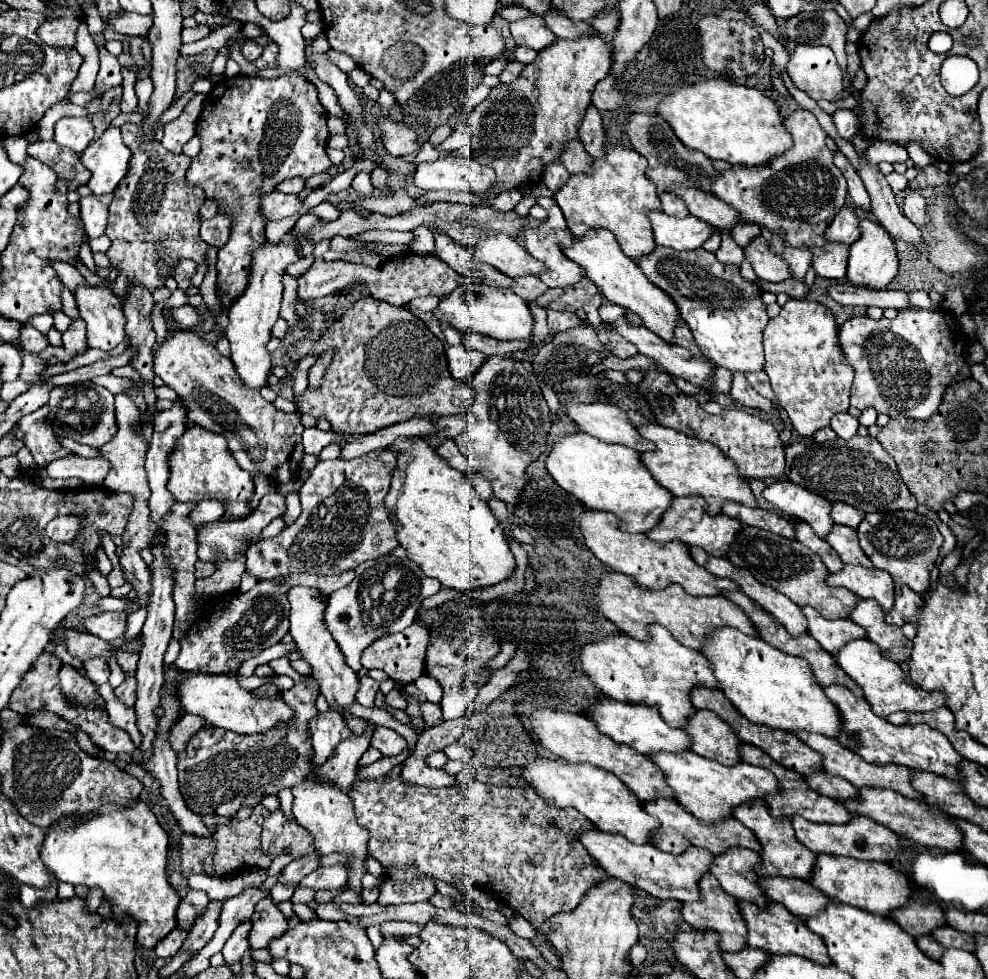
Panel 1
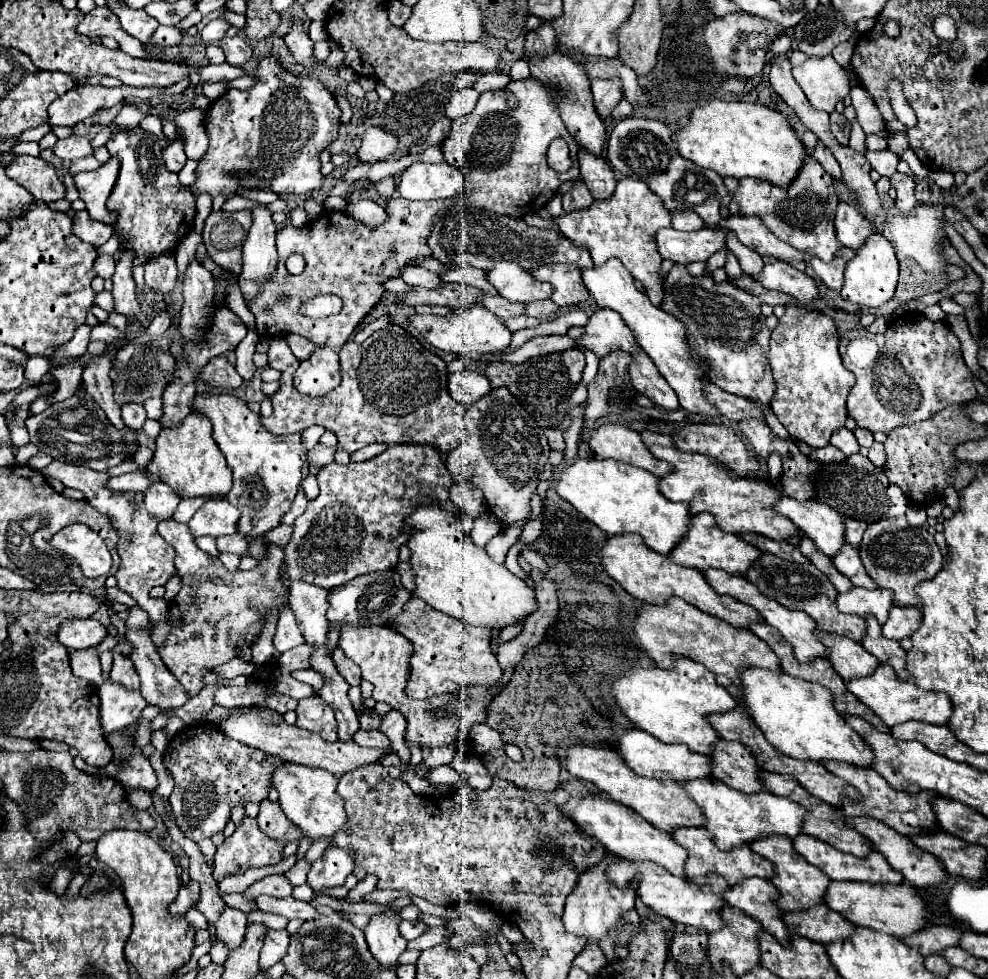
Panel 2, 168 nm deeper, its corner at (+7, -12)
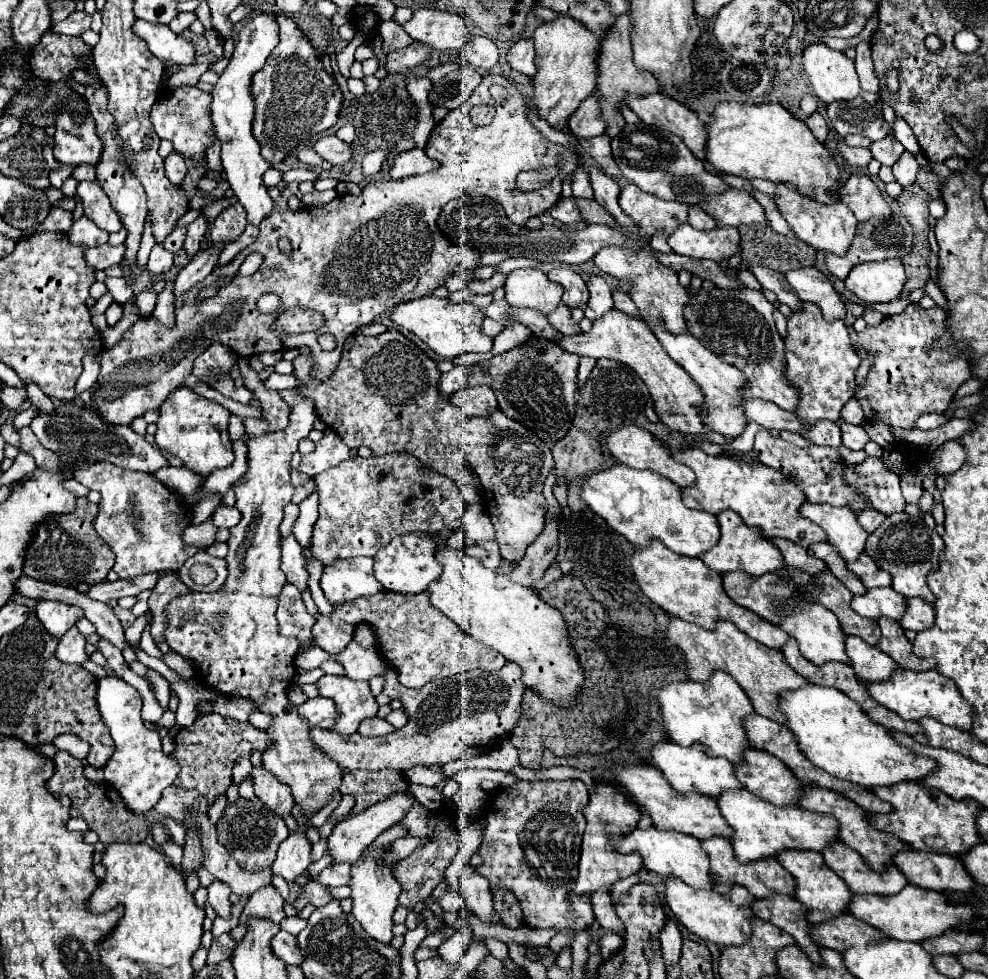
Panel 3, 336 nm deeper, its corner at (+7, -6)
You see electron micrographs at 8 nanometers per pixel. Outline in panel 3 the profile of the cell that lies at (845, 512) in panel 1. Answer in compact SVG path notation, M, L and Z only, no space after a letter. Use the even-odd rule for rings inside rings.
M866 509L864 513L858 513L858 521L860 521L860 525L862 525L868 533L876 531L876 529L884 523L884 519L886 519L886 515L880 513L880 511L876 511L876 509Z

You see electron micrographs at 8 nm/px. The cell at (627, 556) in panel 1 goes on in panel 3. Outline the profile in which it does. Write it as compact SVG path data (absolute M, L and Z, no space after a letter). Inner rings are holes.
M652 541L650 547L634 551L630 563L634 569L634 579L640 585L642 593L646 597L650 597L652 603L660 605L666 613L676 615L682 621L696 623L710 631L714 629L714 625L718 621L732 621L742 633L746 633L748 637L756 639L758 643L762 643L770 649L776 649L776 651L780 651L786 645L786 641L790 639L780 627L776 627L776 625L764 621L762 617L758 617L756 613L736 605L722 589L722 575L712 571L710 567L706 567L702 563L702 559L676 555L664 543Z

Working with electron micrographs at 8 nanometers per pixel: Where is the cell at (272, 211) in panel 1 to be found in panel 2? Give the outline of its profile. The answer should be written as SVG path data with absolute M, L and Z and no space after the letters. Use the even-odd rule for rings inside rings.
M212 211L206 219L202 241L208 255L220 267L232 267L236 275L240 273L240 255L246 241L248 229L252 225L252 211Z

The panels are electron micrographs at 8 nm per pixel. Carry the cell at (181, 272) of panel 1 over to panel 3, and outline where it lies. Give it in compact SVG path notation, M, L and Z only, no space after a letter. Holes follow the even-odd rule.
M154 245L150 259L148 259L148 265L146 265L148 273L160 275L160 273L166 273L170 267L172 267L172 253L166 251L162 245Z

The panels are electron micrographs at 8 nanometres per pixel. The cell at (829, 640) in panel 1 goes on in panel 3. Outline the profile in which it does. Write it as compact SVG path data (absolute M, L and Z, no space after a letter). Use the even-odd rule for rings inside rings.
M846 637L846 653L852 661L856 677L864 683L880 683L888 681L892 673L898 669L896 661L882 653L878 647L866 645L860 637Z

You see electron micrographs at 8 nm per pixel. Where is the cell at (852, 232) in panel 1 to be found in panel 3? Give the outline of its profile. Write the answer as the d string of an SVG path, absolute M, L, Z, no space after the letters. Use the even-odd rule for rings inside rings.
M852 173L852 177L840 189L842 203L850 207L858 221L866 221L870 217L886 219L890 215L890 205L880 195L880 189L864 173Z

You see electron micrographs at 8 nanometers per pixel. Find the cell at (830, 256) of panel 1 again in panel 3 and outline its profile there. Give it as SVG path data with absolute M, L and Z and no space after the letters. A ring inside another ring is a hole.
M890 215L888 219L872 217L872 219L864 221L864 223L858 223L854 241L852 241L852 245L850 245L850 249L848 249L848 253L844 257L826 255L826 267L838 279L846 279L846 275L850 273L850 269L856 267L858 263L884 261L884 259L894 259L894 257L904 259L906 255L912 253L912 243L914 243L914 229L906 221L906 217L902 217L902 215Z

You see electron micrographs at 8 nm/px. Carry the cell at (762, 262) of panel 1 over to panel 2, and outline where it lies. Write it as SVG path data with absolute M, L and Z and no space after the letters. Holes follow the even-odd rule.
M772 261L762 267L756 281L764 289L776 289L780 293L792 295L800 299L800 303L810 303L810 299L818 297L816 283L802 271L794 269L784 261Z

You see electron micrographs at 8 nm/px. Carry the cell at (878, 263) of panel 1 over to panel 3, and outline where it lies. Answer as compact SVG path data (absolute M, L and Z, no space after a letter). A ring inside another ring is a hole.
M900 259L860 263L846 277L846 287L866 303L896 301L904 289L906 273Z

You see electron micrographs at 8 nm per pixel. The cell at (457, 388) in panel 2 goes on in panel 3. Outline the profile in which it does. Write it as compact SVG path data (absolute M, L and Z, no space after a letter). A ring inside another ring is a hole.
M486 385L468 387L468 389L458 391L452 397L452 403L456 407L460 407L464 411L464 415L468 415L468 417L486 417L494 409L498 409L498 401L496 401L492 389L488 389Z

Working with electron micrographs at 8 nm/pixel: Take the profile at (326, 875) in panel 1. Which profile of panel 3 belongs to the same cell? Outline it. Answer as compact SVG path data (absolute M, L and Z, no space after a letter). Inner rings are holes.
M404 791L404 793L392 793L390 797L386 797L384 801L380 803L374 803L370 805L368 809L356 813L356 815L348 815L344 821L340 821L336 825L336 829L332 831L330 839L328 839L328 853L334 855L334 861L346 861L346 863L352 863L356 861L356 857L362 855L362 851L382 833L386 831L388 827L392 827L394 823L398 823L402 817L408 815L408 811L412 809L414 805L414 795L410 791Z

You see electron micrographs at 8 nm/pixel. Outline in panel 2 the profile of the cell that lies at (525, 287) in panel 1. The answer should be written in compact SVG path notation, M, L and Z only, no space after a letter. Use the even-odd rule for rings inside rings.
M544 299L544 301L530 301L530 303L526 303L526 315L528 315L528 317L544 319L544 317L552 315L552 311L556 311L556 305L554 305L550 299Z

